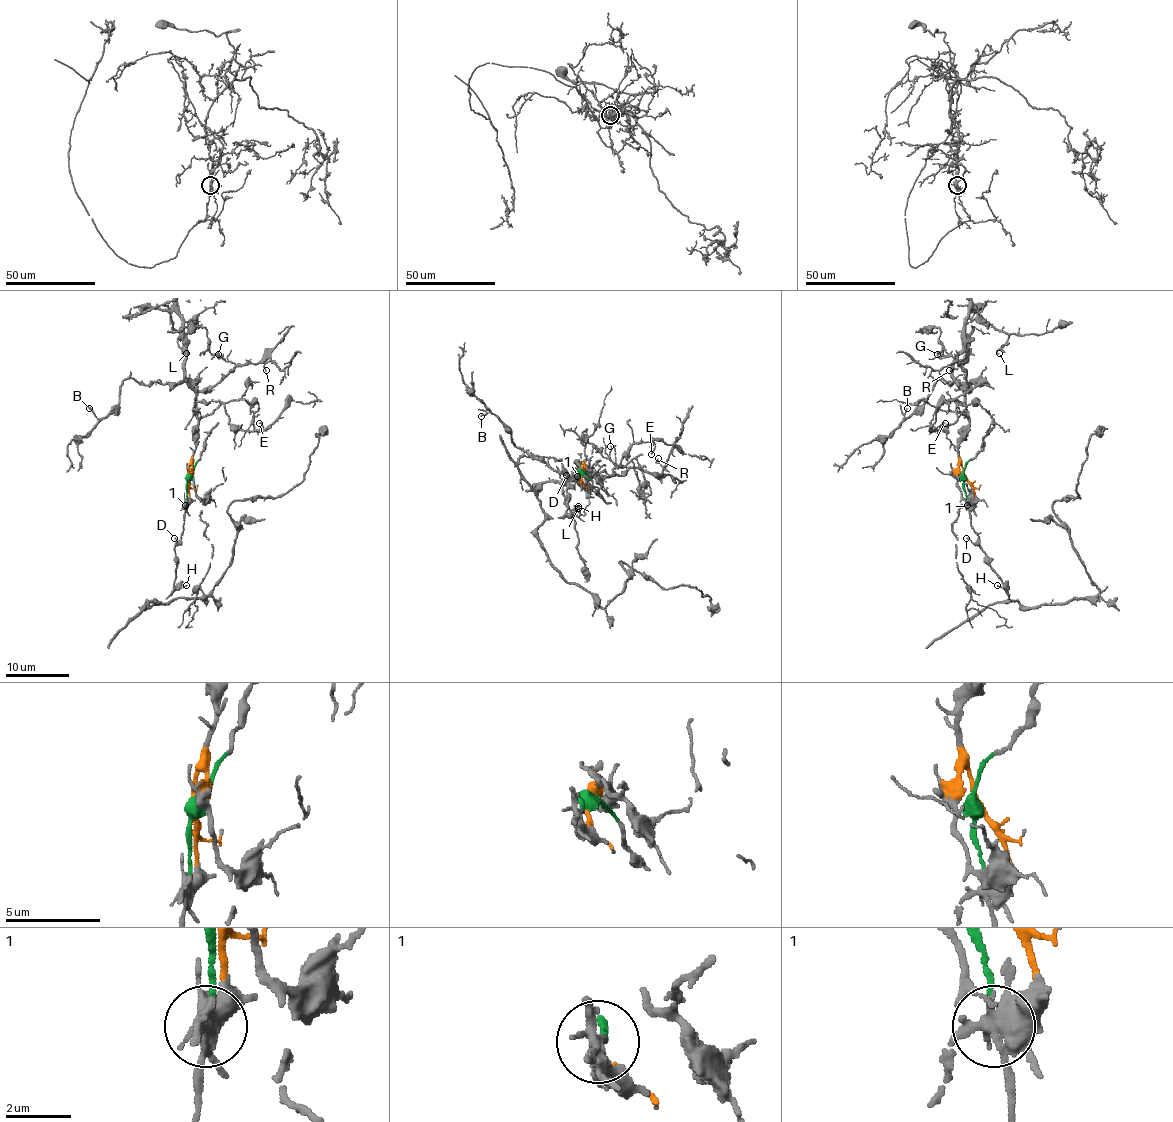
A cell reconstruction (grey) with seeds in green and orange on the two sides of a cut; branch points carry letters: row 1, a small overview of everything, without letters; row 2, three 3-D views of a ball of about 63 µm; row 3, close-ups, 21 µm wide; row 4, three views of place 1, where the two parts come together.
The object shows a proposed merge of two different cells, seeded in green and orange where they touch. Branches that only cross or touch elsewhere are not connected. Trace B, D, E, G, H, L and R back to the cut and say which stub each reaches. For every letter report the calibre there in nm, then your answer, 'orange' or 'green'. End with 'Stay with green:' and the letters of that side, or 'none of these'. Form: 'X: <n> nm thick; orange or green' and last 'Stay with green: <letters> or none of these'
B: 100 nm thick; orange
D: 130 nm thick; green
E: 130 nm thick; orange
G: 130 nm thick; orange
H: 130 nm thick; green
L: 90 nm thick; orange
R: 130 nm thick; orange
Stay with green: D, H

